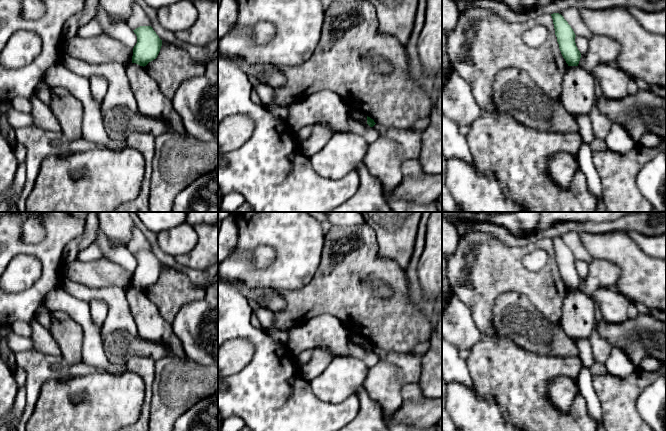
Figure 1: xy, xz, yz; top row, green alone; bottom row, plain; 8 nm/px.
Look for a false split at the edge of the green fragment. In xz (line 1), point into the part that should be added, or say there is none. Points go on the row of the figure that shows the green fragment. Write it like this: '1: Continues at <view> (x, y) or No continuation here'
1: No continuation here

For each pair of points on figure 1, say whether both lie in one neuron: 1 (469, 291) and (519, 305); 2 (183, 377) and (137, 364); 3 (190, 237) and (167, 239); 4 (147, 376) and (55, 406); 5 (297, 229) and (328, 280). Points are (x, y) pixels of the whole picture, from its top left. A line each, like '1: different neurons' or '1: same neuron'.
1: different neurons
2: different neurons
3: same neuron
4: different neurons
5: different neurons

